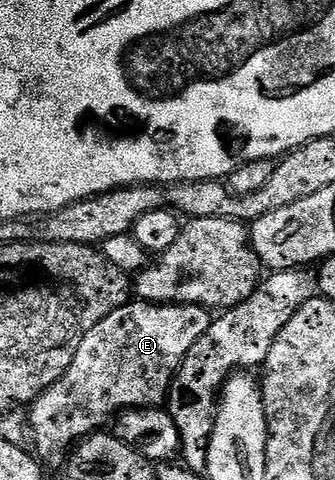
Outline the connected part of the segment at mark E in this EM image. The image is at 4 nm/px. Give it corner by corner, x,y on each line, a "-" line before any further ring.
125,301
101,317
76,344
70,365
64,370
61,379
54,381
54,385
47,387
31,403
27,412
27,430
30,432
31,446
36,446
34,454
37,459
60,459
67,451
69,454
72,444
85,435
101,430
105,426
104,422
112,414
113,418
121,409
163,404
168,398
168,386
180,368
180,362
194,341
206,333
213,321
209,308
202,307
199,303
132,302

